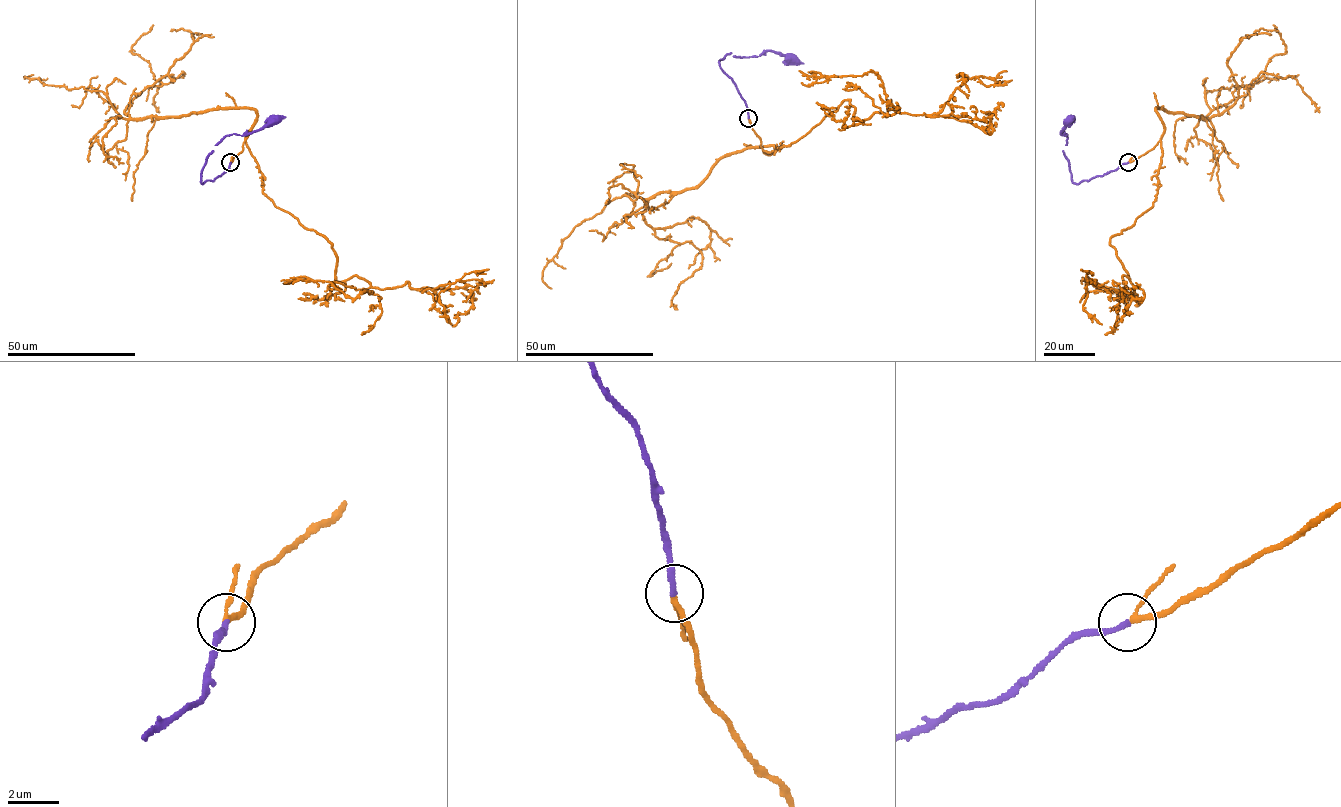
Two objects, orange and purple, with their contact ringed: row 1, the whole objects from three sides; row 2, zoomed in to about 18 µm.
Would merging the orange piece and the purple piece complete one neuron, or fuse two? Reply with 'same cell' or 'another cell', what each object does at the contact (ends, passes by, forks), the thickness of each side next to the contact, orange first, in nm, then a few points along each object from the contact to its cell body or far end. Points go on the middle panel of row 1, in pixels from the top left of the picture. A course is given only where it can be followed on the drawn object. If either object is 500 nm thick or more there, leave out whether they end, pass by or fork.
same cell; orange passes by; purple ends there; 170 nm thick on the orange side, 200 nm on the other; orange runs (748, 118), (766, 152), (803, 137), (844, 100), (855, 120), (944, 116), (990, 134), (991, 120), (970, 108); purple runs (748, 118), (745, 101), (719, 60), (730, 53), (744, 57), (770, 51), (792, 61)

